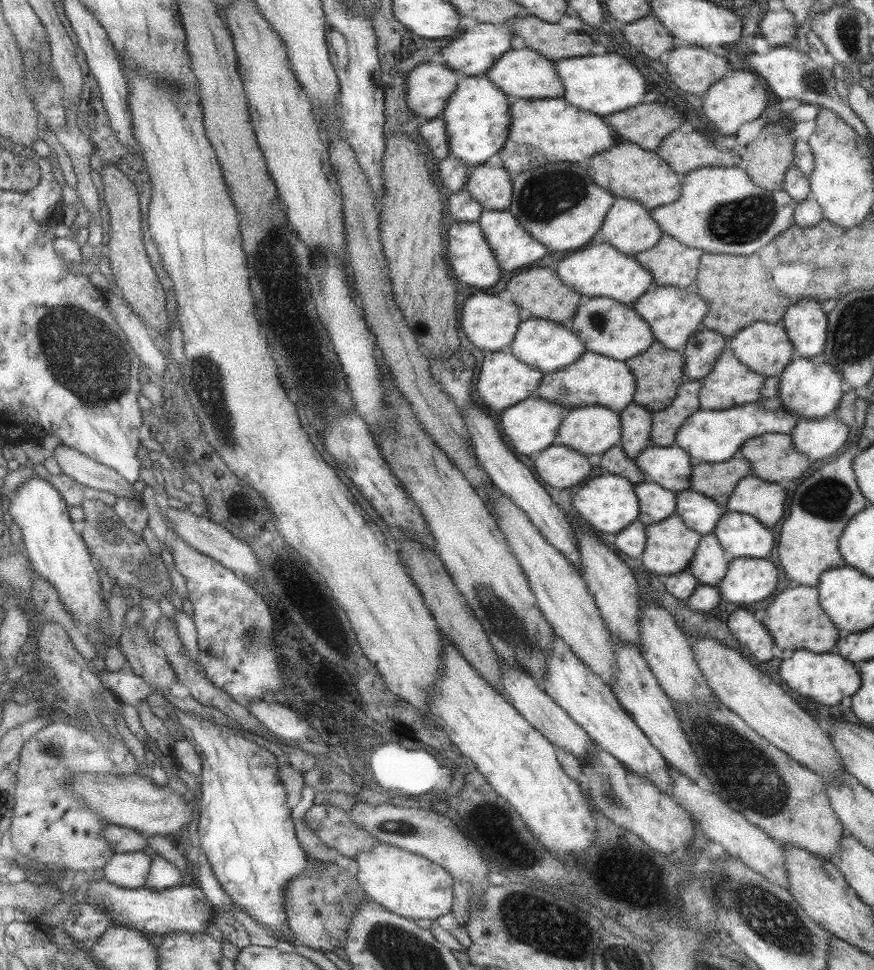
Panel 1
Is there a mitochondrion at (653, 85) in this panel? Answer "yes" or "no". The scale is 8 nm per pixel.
no

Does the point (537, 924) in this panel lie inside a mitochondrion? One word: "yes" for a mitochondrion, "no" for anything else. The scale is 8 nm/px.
yes

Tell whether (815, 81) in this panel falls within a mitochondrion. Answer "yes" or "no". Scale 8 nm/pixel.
yes

